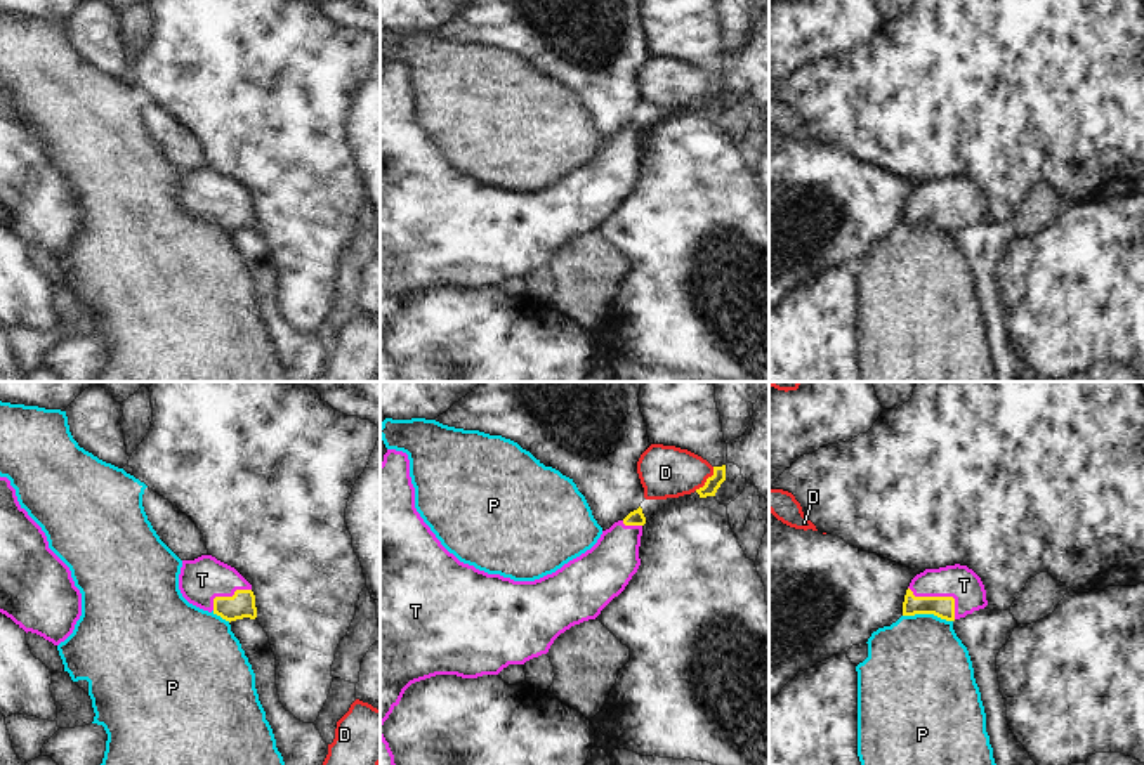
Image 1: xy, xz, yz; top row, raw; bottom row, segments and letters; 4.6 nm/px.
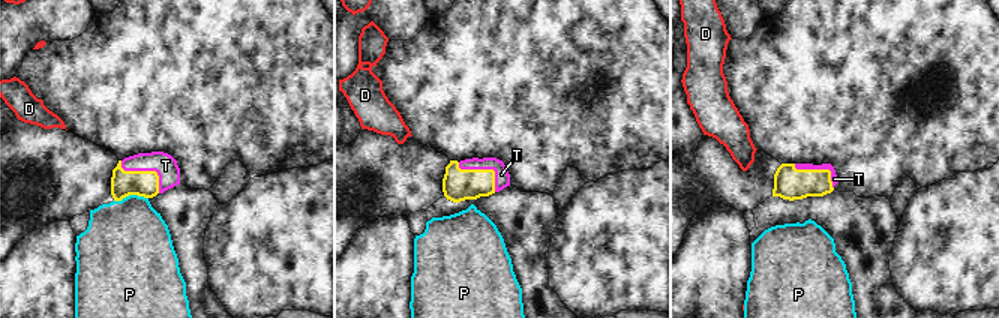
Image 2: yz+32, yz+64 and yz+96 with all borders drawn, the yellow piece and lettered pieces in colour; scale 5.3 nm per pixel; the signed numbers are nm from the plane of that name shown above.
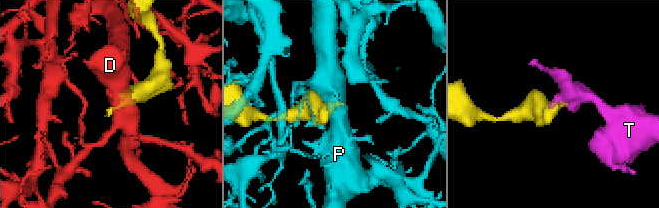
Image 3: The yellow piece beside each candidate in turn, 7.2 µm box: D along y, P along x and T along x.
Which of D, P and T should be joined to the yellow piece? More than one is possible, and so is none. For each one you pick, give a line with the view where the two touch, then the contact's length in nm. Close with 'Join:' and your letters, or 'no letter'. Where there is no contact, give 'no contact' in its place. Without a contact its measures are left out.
T: contact in yz; length 260 nm
Join: T

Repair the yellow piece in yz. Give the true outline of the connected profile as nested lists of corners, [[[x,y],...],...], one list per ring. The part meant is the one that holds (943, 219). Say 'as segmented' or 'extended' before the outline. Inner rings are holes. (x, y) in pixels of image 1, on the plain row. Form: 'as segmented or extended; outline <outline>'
extended; outline [[[967,177],[925,180],[904,206],[903,227],[934,226],[955,232],[988,217],[981,189]]]

